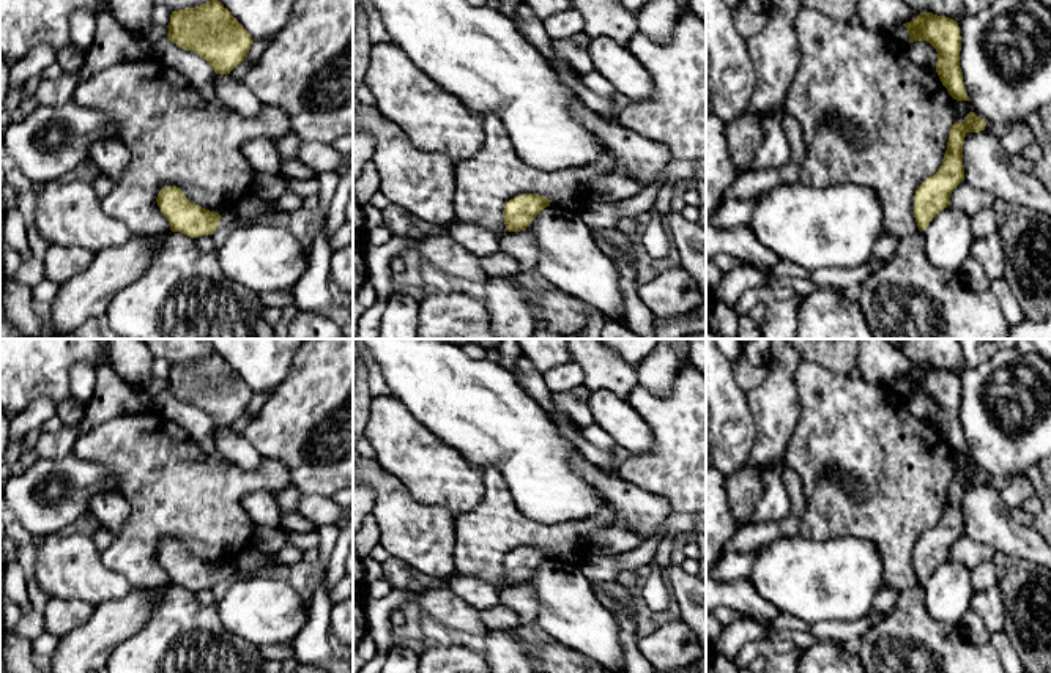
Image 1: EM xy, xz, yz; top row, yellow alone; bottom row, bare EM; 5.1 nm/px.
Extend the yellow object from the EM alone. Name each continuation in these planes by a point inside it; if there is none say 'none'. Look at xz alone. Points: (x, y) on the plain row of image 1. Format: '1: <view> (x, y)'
none

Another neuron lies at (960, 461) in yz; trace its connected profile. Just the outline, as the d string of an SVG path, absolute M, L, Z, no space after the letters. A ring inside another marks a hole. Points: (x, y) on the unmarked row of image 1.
M952 451L952 459L956 476L963 476L969 465L974 465L977 470L980 470L980 467L974 462L971 454L956 454Z

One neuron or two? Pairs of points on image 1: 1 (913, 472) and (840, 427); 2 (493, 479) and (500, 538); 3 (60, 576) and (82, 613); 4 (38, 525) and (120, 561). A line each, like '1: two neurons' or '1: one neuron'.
1: one neuron
2: one neuron
3: two neurons
4: two neurons

